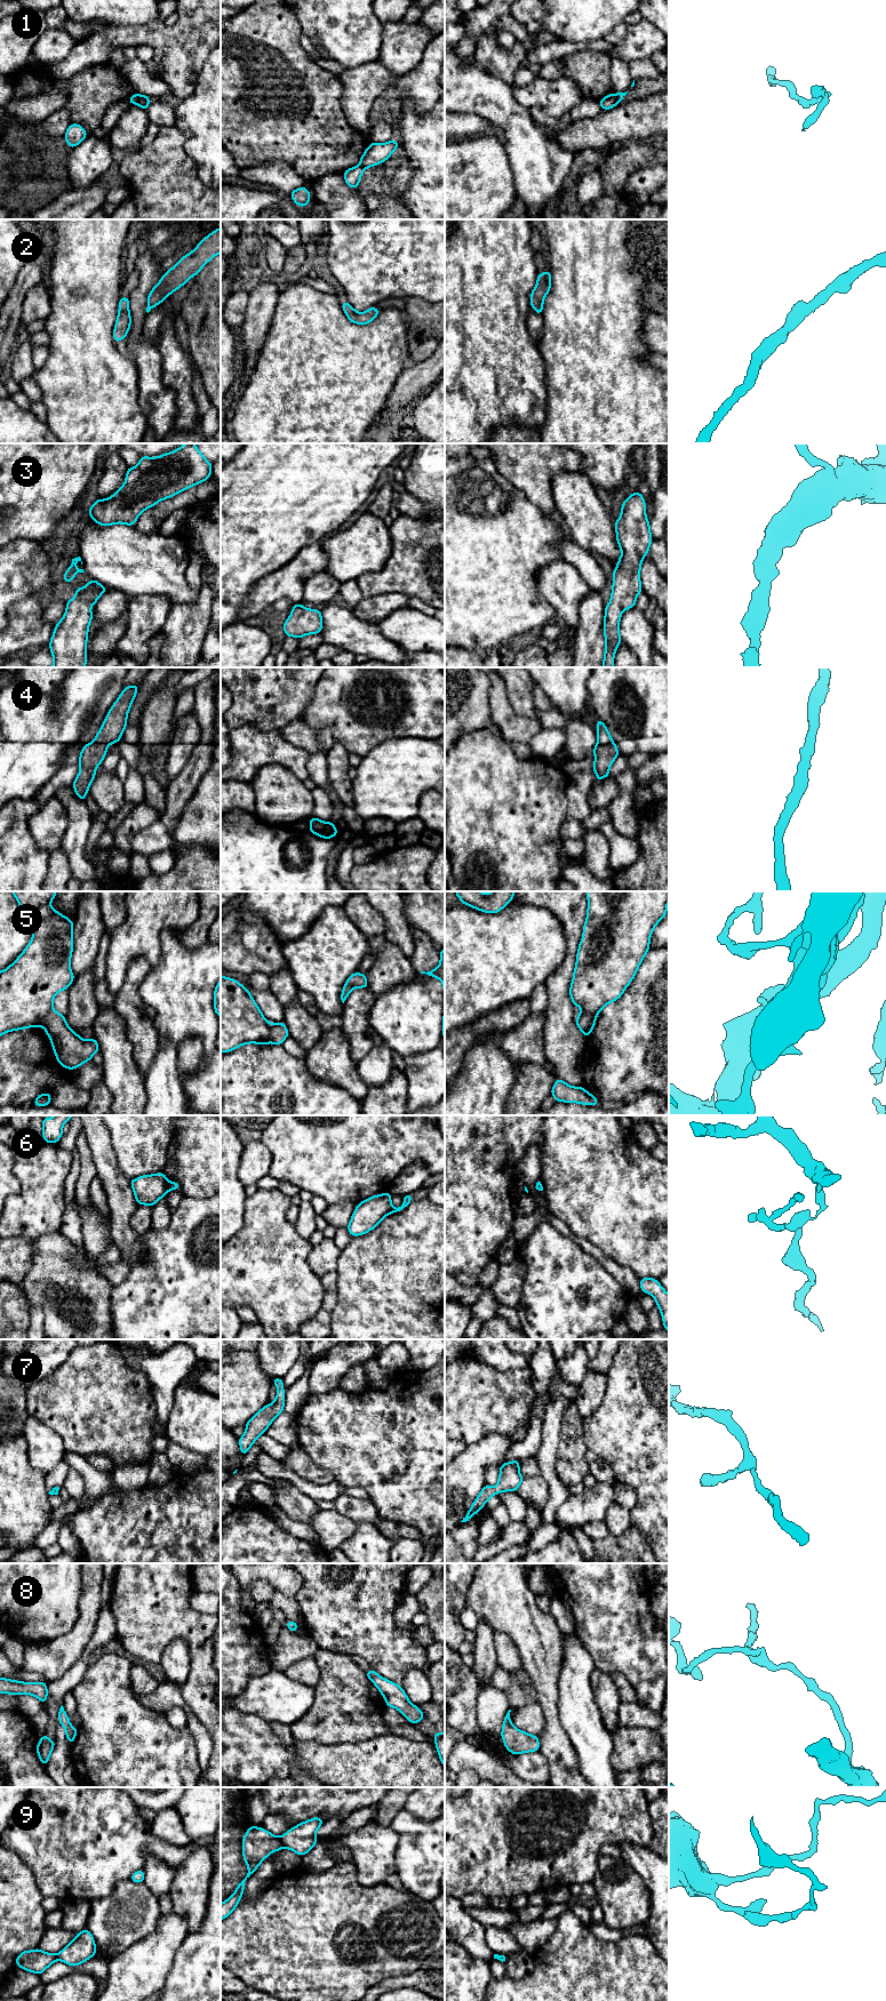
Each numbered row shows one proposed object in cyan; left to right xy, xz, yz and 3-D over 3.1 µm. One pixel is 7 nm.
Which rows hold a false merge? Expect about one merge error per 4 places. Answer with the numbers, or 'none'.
1, 5, 6, 9

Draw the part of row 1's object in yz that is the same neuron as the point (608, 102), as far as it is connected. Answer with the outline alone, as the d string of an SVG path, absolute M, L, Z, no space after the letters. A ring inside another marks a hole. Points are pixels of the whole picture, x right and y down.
M609 94L599 101L602 110L610 110L616 105L615 94Z

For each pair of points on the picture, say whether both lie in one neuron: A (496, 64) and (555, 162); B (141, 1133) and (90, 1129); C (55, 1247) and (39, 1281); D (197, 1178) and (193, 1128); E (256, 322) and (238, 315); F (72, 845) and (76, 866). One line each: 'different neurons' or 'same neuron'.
A: different neurons
B: different neurons
C: same neuron
D: same neuron
E: different neurons
F: same neuron

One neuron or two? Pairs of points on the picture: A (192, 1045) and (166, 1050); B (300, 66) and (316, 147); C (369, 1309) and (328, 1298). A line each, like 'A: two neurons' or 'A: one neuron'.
A: two neurons
B: one neuron
C: two neurons

